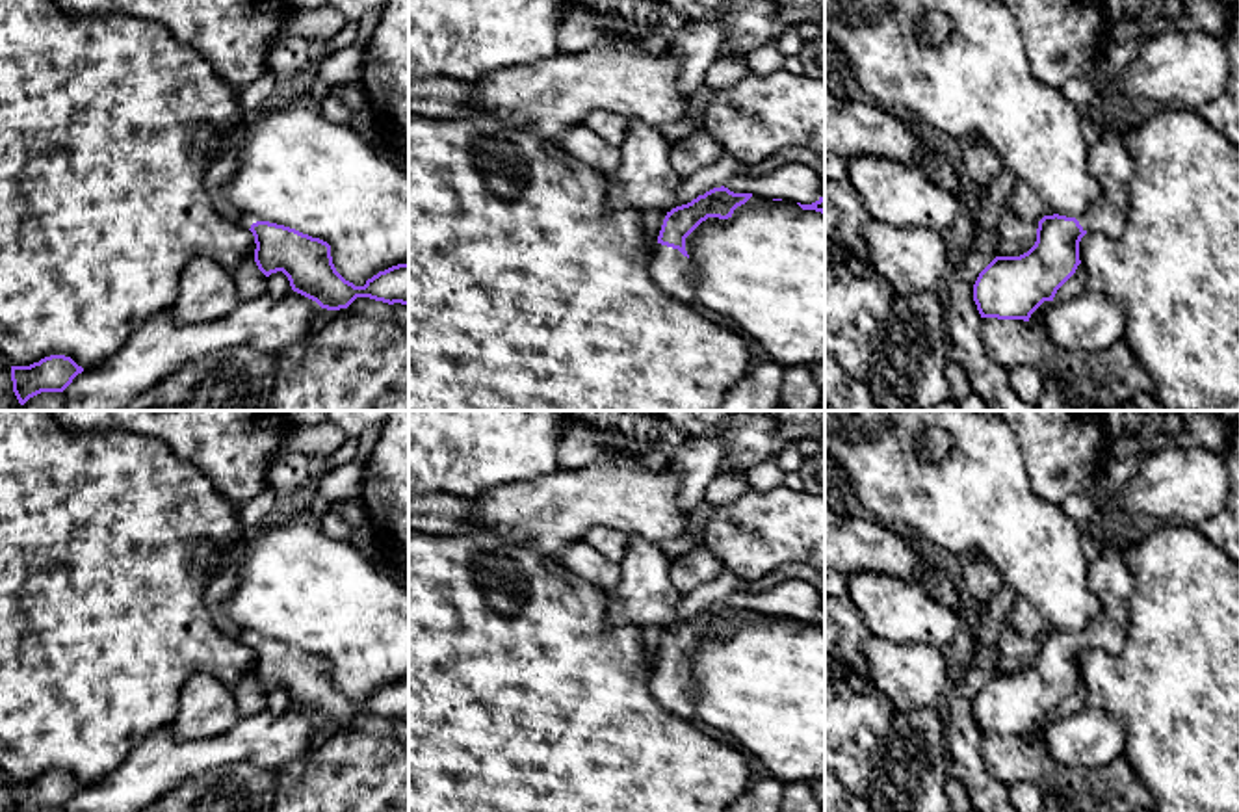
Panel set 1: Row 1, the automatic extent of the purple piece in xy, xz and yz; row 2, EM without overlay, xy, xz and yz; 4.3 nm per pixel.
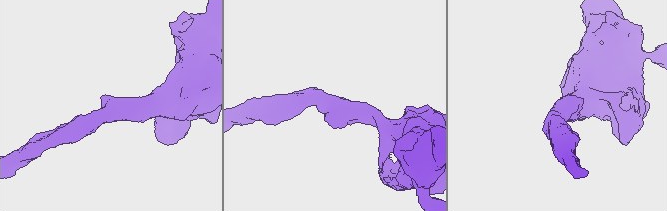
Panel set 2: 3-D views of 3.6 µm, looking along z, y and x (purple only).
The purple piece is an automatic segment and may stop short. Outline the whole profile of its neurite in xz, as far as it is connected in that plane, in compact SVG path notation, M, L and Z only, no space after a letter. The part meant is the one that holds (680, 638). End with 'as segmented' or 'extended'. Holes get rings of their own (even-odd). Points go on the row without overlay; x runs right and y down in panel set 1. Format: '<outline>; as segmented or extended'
M721 602L667 628L650 676L654 699L665 710L693 721L695 693L691 691L685 654L708 634L732 634L734 626L750 613L752 609L734 609Z; extended

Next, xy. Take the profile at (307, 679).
M241 630L238 639L254 652L258 686L266 693L282 688L293 708L316 717L321 725L347 725L357 714L409 723L409 678L379 688L364 702L355 702L336 688L327 658L262 637L253 630Z; extended

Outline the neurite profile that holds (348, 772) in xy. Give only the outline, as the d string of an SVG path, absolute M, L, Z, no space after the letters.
M331 727L312 751L275 771L269 812L409 812L409 747L394 736Z

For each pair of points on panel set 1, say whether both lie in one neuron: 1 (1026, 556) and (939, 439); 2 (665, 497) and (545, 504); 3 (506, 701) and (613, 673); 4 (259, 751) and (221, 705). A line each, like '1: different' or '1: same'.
1: different
2: same
3: same
4: different

